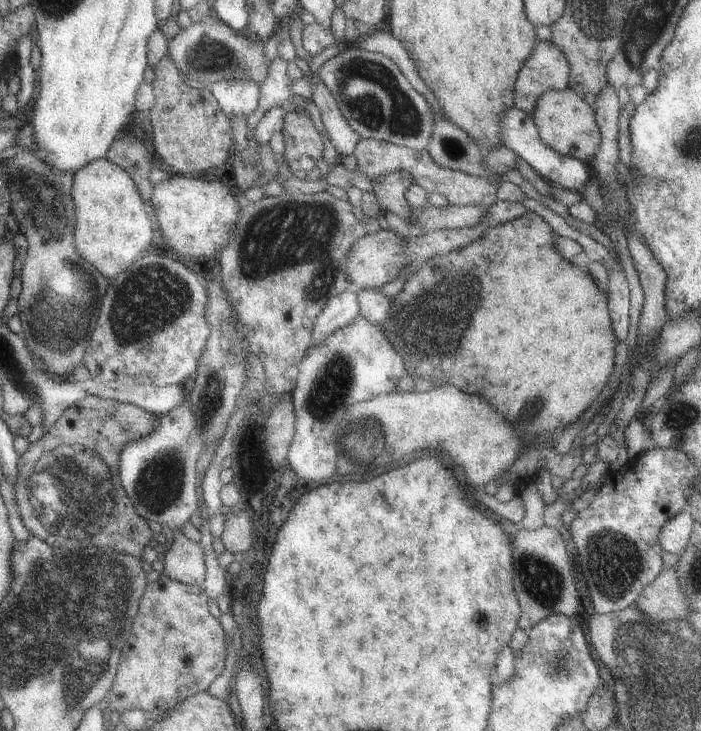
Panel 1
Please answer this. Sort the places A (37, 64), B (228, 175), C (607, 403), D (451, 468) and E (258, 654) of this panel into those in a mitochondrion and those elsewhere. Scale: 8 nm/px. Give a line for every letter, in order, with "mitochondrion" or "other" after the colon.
A: other
B: other
C: other
D: other
E: other

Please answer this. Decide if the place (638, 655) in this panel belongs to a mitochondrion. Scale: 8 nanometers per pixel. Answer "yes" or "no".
yes

